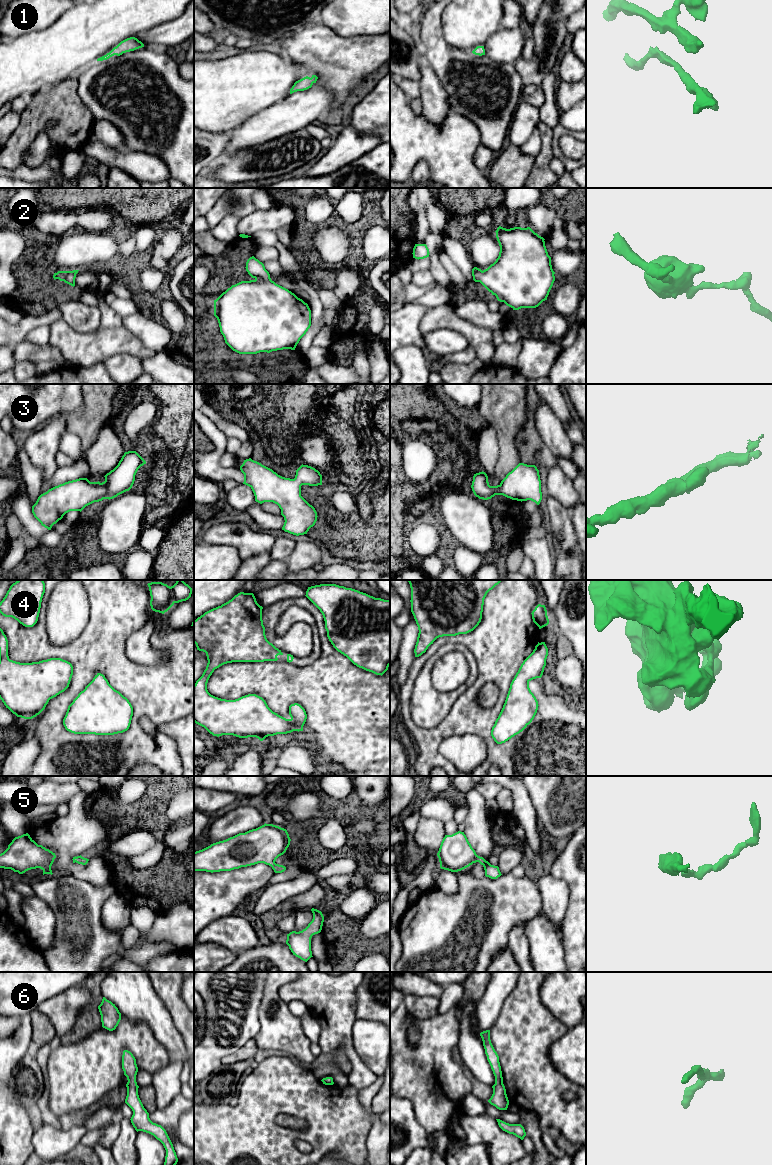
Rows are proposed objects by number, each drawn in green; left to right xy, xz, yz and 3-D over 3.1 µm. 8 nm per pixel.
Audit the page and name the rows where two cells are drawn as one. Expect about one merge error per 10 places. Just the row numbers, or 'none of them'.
none of them

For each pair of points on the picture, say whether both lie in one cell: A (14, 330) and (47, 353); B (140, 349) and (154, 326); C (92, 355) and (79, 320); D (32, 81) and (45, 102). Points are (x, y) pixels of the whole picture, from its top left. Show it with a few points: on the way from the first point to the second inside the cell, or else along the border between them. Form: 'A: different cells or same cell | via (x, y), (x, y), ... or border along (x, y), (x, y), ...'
A: different cells | border along (23, 339), (12, 347)
B: different cells | border along (125, 328), (134, 334), (146, 347), (155, 352)
C: different cells | border along (63, 320), (80, 332), (94, 331), (99, 327)
D: different cells | border along (49, 86), (43, 87), (28, 97)

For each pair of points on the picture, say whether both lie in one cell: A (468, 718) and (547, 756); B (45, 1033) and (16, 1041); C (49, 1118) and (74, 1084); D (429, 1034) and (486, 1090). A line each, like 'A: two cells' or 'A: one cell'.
A: one cell
B: two cells
C: two cells
D: two cells

